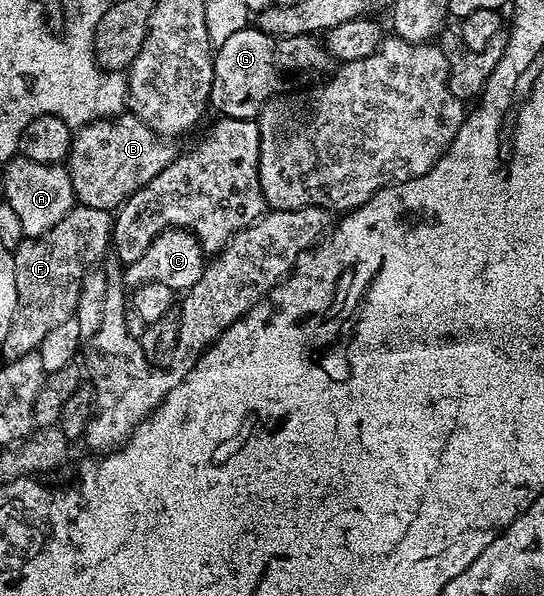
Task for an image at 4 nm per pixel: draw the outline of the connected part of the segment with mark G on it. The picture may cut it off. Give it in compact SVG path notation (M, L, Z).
M246 27L242 31L234 31L230 39L220 41L212 58L212 96L211 108L217 109L217 114L238 119L252 119L264 108L264 104L277 96L291 81L304 81L315 73L324 69L324 64L329 64L328 50L315 36L303 37L271 37L259 27Z

